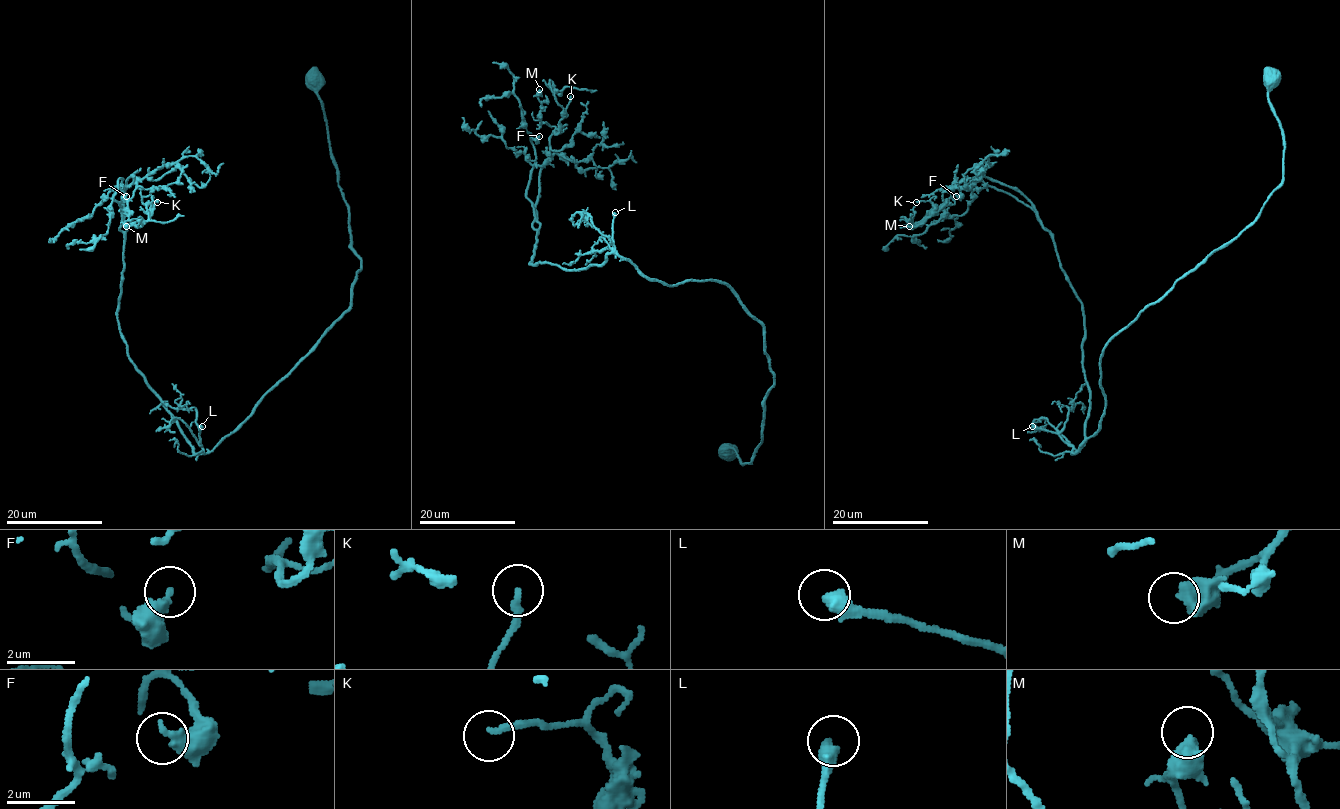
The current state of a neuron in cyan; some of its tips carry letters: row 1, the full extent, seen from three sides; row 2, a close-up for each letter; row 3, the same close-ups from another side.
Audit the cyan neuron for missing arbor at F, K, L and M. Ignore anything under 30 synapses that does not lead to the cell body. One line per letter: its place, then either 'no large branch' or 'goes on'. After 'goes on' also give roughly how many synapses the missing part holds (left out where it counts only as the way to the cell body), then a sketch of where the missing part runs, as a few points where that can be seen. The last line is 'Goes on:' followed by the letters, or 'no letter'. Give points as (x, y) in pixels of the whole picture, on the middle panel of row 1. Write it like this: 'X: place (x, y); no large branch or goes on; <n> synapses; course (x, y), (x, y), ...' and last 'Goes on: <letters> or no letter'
F: place (539, 136); no large branch
K: place (570, 96); no large branch
L: place (615, 212); goes on; 40 synapses; course (615, 212), (604, 202), (598, 187)
M: place (539, 89); no large branch
Goes on: L

